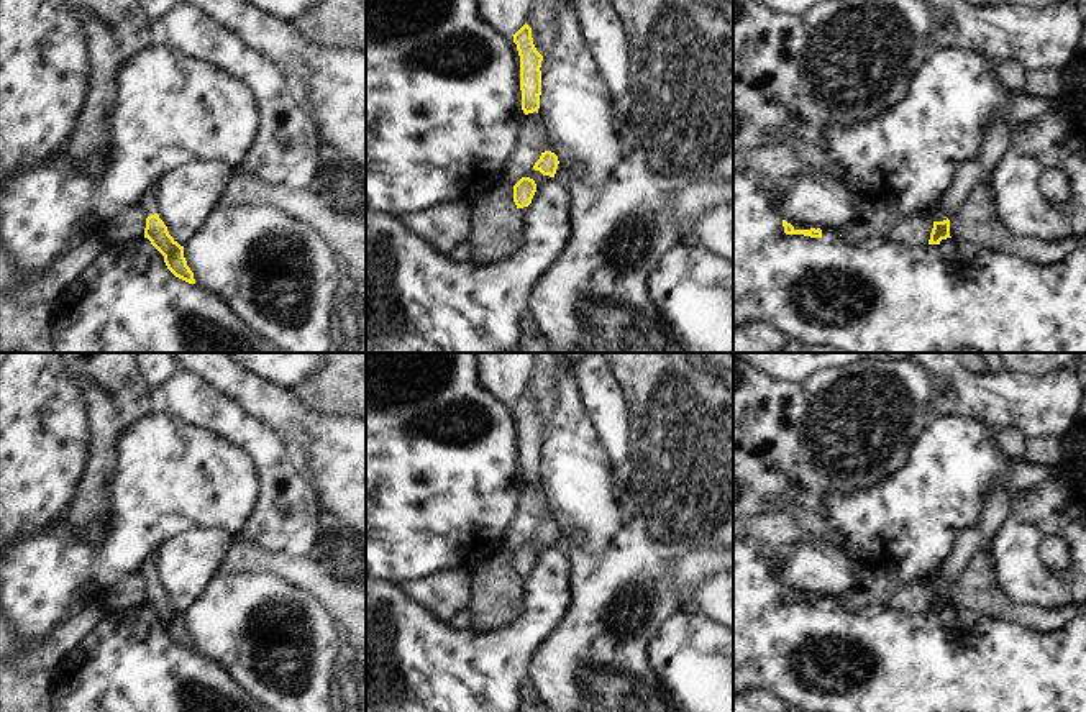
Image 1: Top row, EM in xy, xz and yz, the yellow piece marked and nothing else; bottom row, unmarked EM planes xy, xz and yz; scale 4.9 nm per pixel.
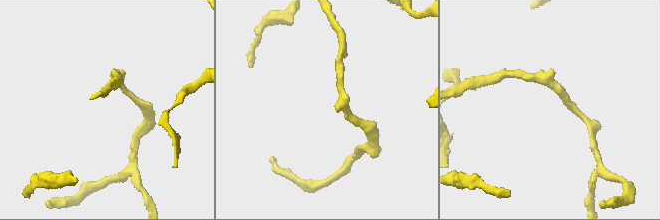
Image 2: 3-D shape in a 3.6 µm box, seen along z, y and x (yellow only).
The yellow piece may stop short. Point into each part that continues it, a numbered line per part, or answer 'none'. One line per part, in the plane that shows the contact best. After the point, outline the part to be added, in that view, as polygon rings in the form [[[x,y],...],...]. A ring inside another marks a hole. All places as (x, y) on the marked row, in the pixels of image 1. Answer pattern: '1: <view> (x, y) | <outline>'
1: xy (148, 204) | [[[151,187],[144,192],[144,195],[141,197],[141,202],[139,202],[139,208],[143,210],[146,218],[149,215],[157,213],[157,207],[156,207],[156,200],[154,200],[154,187]]]

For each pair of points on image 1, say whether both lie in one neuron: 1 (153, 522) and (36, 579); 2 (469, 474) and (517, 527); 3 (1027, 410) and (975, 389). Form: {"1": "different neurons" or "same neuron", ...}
{"1": "same neuron", "2": "different neurons", "3": "same neuron"}

